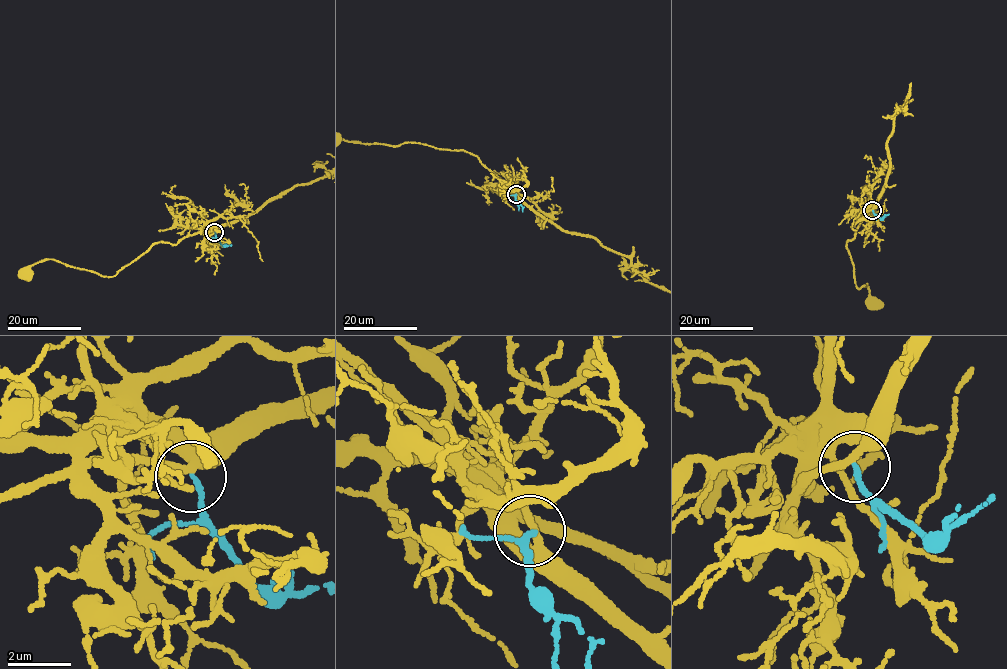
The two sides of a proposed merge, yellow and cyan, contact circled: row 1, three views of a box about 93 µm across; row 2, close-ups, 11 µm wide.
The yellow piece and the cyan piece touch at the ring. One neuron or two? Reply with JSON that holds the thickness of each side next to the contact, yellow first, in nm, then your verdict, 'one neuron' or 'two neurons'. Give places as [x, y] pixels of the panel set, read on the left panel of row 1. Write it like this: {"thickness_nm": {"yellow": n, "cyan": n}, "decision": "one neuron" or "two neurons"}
{"thickness_nm": {"yellow": 300, "cyan": 150}, "decision": "two neurons"}

